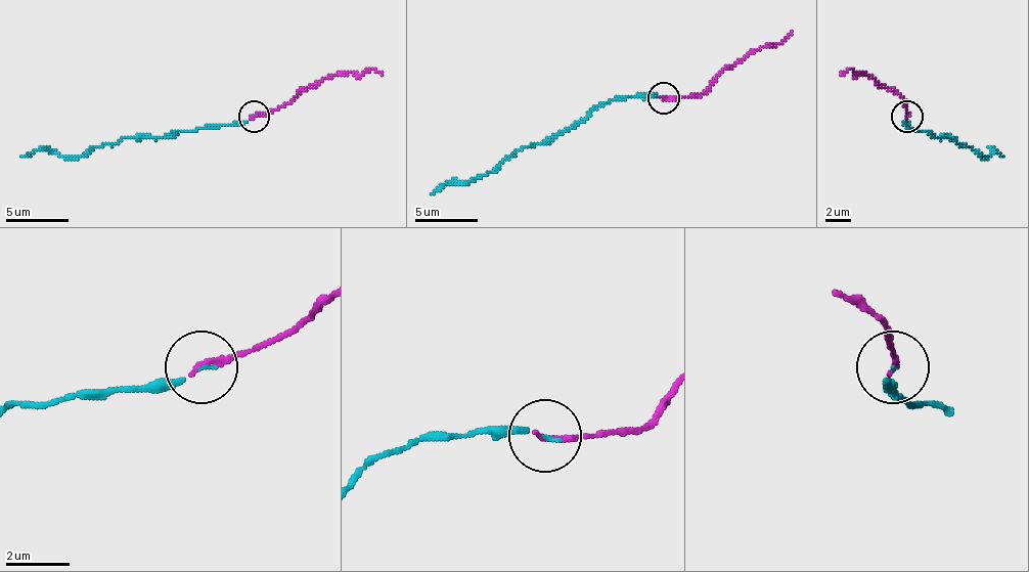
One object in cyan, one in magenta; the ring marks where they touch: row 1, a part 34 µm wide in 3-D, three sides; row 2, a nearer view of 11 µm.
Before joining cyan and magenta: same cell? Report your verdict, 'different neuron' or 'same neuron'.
same neuron

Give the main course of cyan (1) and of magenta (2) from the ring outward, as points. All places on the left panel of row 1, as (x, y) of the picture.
1: (253, 116), (231, 125), (206, 125), (159, 137), (122, 137), (81, 157), (52, 150), (34, 150), (21, 157)
2: (253, 116), (287, 103), (316, 81), (372, 69), (382, 75)

